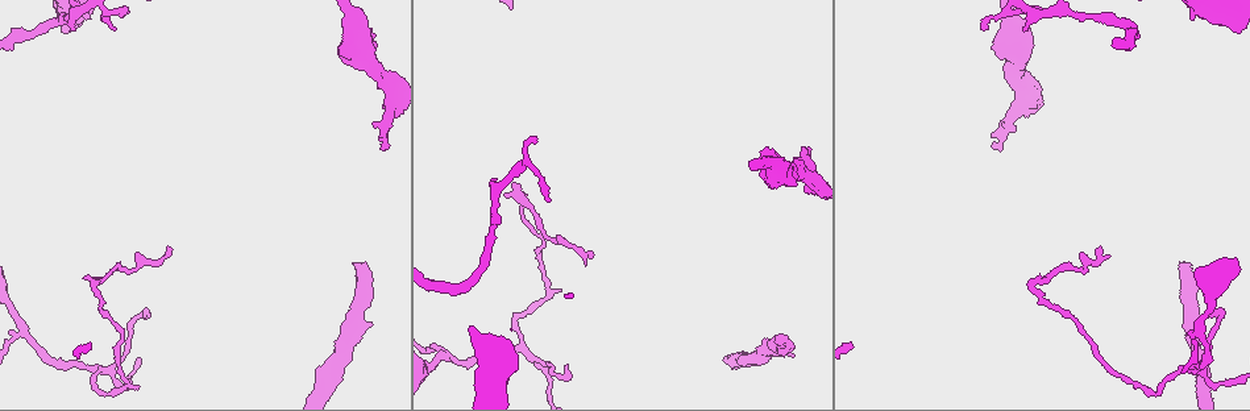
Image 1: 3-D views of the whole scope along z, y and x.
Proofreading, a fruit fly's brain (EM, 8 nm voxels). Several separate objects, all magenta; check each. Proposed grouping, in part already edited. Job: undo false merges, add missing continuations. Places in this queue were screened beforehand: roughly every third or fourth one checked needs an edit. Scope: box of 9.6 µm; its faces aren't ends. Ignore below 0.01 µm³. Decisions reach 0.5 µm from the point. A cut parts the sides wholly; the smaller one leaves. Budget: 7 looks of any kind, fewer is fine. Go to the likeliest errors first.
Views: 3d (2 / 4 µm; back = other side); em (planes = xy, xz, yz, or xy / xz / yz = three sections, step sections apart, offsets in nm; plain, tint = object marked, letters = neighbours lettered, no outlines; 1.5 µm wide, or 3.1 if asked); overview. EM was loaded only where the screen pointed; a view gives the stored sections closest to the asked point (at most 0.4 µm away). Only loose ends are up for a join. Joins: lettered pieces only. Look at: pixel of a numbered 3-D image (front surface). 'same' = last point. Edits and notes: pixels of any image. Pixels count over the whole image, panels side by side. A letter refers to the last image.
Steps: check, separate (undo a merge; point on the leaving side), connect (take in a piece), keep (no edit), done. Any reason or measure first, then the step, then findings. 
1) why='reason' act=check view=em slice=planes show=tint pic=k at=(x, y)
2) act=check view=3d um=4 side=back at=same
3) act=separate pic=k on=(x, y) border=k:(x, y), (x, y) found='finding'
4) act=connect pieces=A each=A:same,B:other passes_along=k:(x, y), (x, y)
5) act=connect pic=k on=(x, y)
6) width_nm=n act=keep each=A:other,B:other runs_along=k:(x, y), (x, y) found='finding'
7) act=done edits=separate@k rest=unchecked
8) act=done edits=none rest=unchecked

why='sharp bend' act=check view=em slice=planes show=tint pic=1 at=(810, 179)

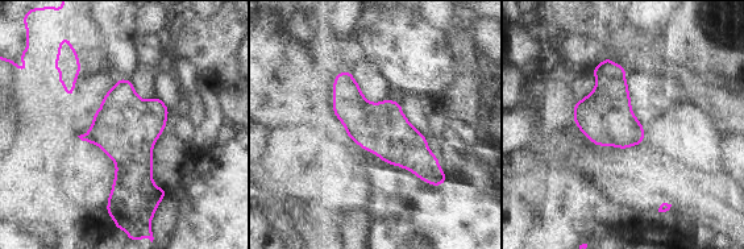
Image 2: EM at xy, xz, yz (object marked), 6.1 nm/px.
act=check view=em slice=planes show=letters at=same

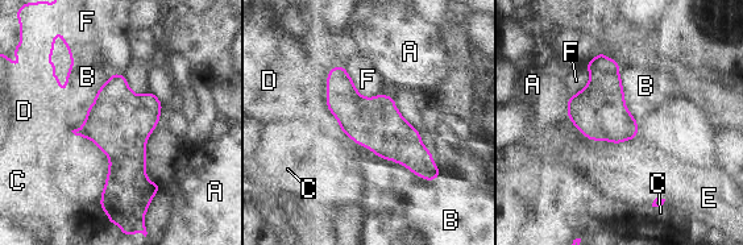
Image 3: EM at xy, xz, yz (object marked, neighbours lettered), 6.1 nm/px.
longest_contact=B:700nm act=keep each=A:other,B:other,C:other,D:other,E:other,F:other found='all the same neuron'

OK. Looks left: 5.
why='sharp bend' act=check view=em slice=xy step=8 show=letters pic=1 at=(108, 12)

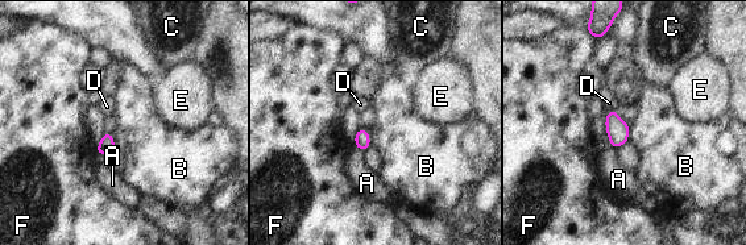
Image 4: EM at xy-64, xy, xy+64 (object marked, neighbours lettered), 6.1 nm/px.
width_nm=140 act=keep each=A:other,B:other,C:other,D:other,E:other,F:other border=4:(629, 123), (629, 138), (626, 141) found='one neuron here'

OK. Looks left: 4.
why='abrupt turn' act=check view=em slice=planes show=letters pic=1 at=(93, 289)

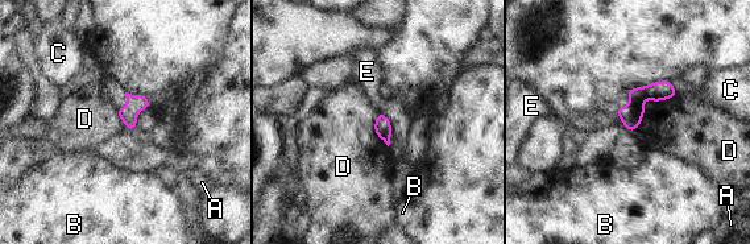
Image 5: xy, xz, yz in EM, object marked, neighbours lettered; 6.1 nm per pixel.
act=keep each=A:other,B:other,C:other,D:other,E:other border=5:(377, 112), (374, 132), (388, 145) found='all the same neuron'

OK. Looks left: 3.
act=done edits=none rest=unchecked

